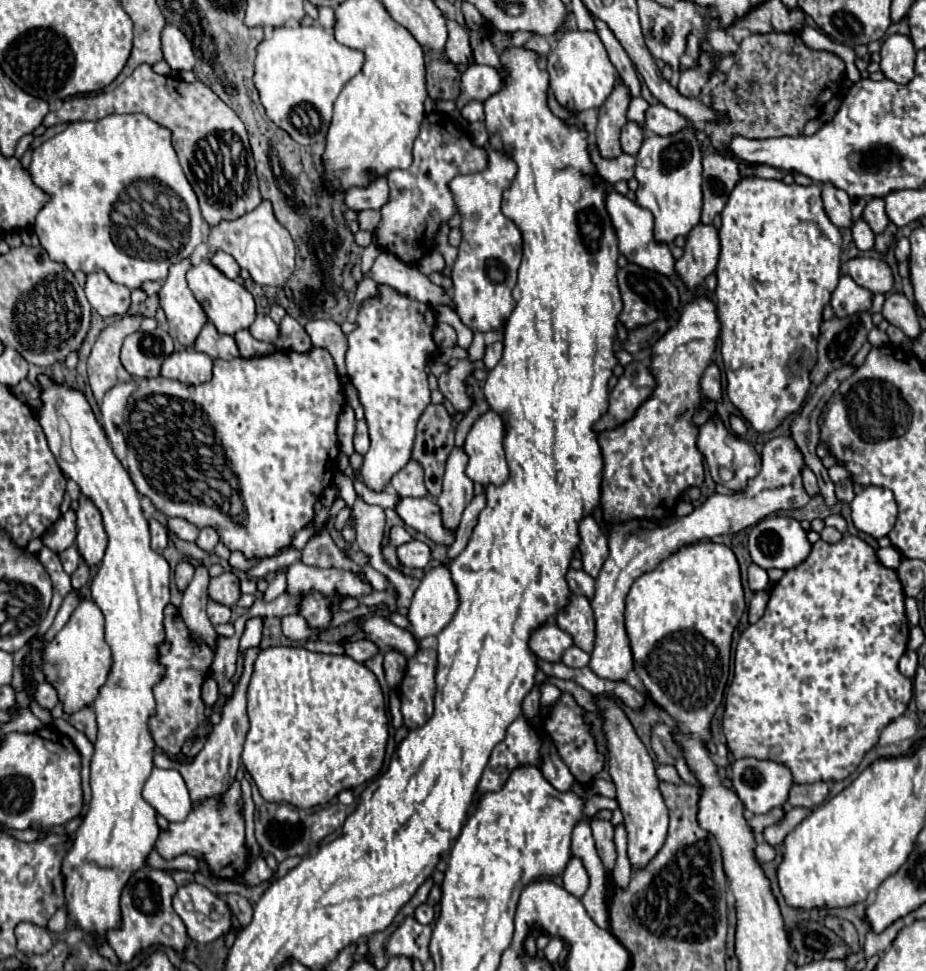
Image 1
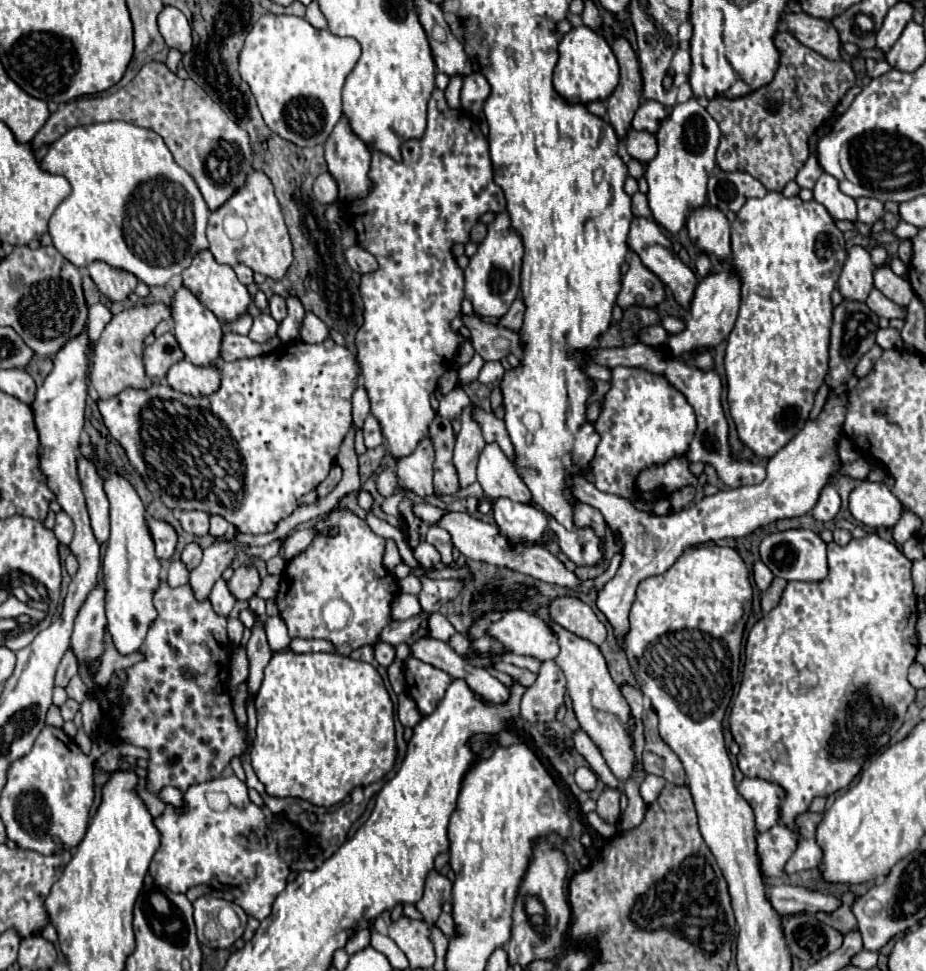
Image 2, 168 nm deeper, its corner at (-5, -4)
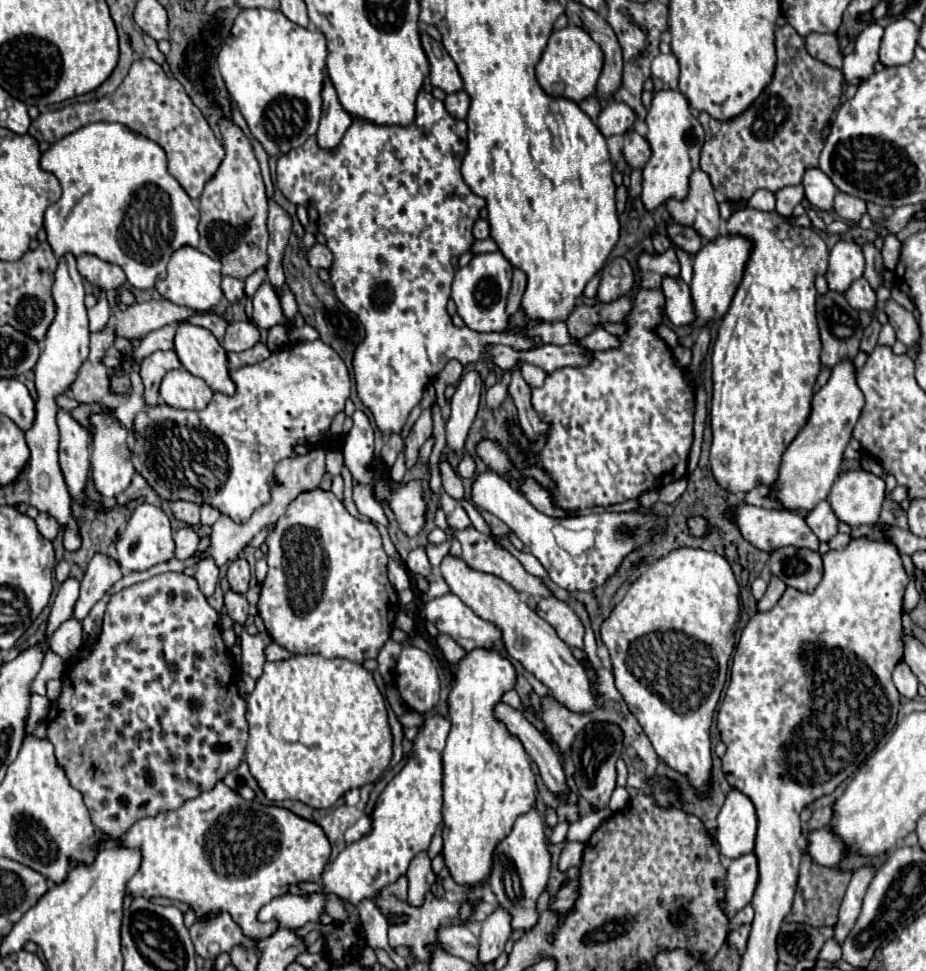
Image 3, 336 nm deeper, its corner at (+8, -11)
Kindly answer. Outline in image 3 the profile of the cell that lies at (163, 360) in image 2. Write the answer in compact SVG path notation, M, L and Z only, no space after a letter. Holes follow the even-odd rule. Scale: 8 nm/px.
M155 351L149 357L141 361L141 381L145 387L145 403L147 405L157 405L159 403L159 383L163 375L171 369L179 369L181 363L175 355L175 351Z

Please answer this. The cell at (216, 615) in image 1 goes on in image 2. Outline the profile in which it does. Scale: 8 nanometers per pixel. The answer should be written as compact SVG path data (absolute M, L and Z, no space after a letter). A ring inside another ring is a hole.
M220 578L220 580L214 584L214 588L212 588L212 592L210 592L208 598L210 598L210 602L212 602L216 614L222 614L222 616L228 616L230 610L232 610L232 606L234 606L234 602L236 602L236 598L234 598L232 592L228 590L228 584L224 582L224 578Z

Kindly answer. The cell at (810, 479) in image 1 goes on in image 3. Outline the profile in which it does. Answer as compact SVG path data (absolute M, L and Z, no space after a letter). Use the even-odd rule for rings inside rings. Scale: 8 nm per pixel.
M821 501L813 511L809 511L809 515L805 517L805 523L819 537L819 541L829 541L833 535L837 535L839 519L835 517L829 503Z

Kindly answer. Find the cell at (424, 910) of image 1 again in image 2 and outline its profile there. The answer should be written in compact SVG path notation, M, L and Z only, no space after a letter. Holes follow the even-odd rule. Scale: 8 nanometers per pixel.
M444 912L440 914L440 918L438 918L436 926L438 926L446 936L454 936L454 932L456 932L456 926L454 926L452 916L450 916L450 914L444 914Z

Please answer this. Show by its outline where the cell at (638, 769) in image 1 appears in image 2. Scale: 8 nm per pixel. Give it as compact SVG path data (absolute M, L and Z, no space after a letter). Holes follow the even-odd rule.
M552 618L548 620L548 626L552 628L554 636L558 638L560 652L554 658L554 662L562 668L562 672L566 676L566 692L572 698L574 714L576 714L580 726L590 734L590 738L602 750L602 756L608 762L614 776L620 782L624 782L632 774L632 766L634 766L634 750L632 750L632 740L628 736L630 706L626 704L620 688L614 684L614 680L608 672L606 660L596 644L568 632L560 624L556 624Z

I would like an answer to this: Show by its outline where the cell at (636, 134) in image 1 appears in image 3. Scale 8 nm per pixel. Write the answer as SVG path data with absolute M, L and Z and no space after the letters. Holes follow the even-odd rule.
M635 131L625 133L623 135L623 157L625 157L629 167L643 169L651 157L651 149L649 149L647 139Z

